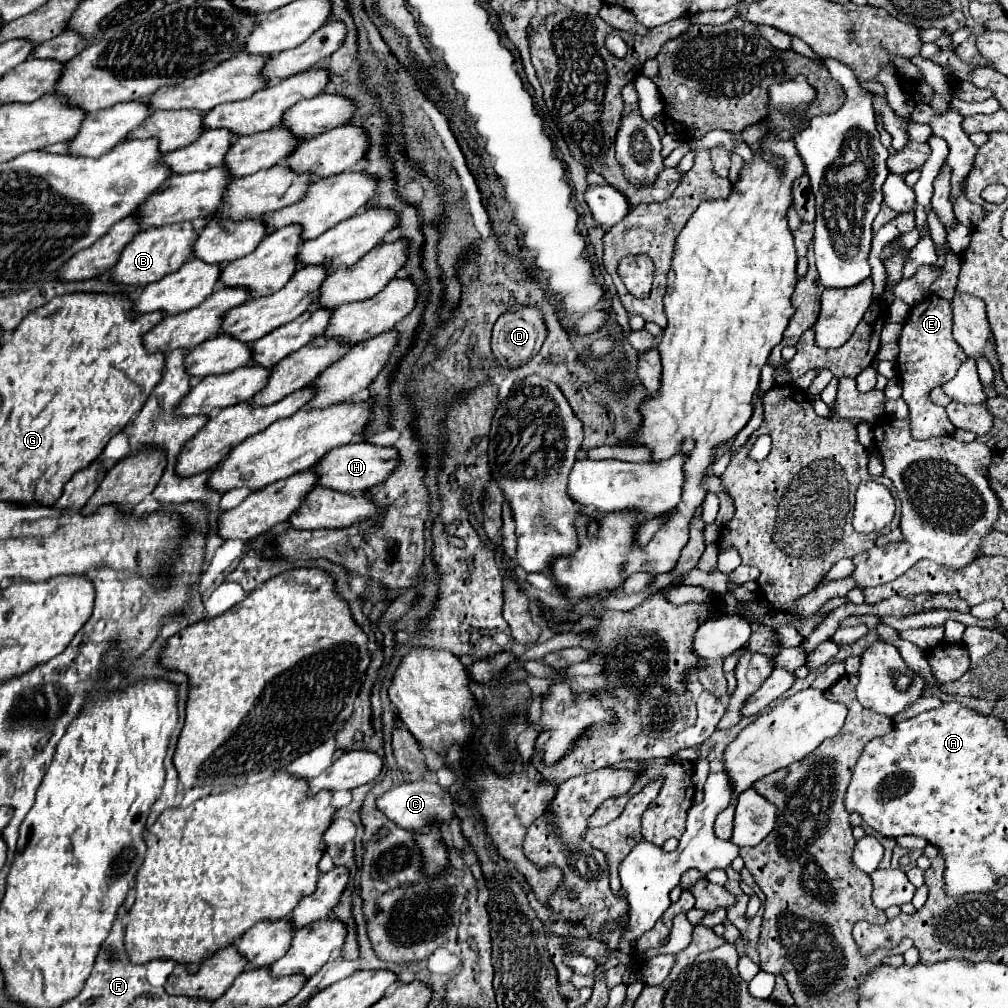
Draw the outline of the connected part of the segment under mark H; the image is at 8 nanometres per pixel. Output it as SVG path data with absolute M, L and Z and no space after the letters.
M348 443L344 447L332 449L328 455L324 455L324 459L320 459L320 463L316 463L316 475L320 475L320 483L322 487L340 491L340 493L348 493L348 495L362 495L364 491L368 491L372 485L384 481L396 467L398 453L392 447L378 447L378 445L370 445L370 443Z

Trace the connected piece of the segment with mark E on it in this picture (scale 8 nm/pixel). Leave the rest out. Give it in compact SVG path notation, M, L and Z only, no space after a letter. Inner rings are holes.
M930 295L916 307L912 307L910 317L906 319L900 339L900 353L896 359L898 377L902 383L902 399L909 408L910 428L912 437L925 440L931 437L951 435L955 427L950 422L945 408L933 404L928 395L934 387L952 379L966 359L962 347L952 337L952 311L950 303L942 297Z

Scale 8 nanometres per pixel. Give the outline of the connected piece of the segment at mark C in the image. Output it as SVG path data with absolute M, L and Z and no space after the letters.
M434 779L406 781L398 787L392 787L390 791L386 791L384 795L380 795L376 799L376 809L380 809L380 813L384 813L386 819L390 819L392 823L396 823L398 827L408 829L408 831L420 831L420 829L428 827L430 823L450 823L452 815L454 815L454 805L452 805L450 793L442 791Z

